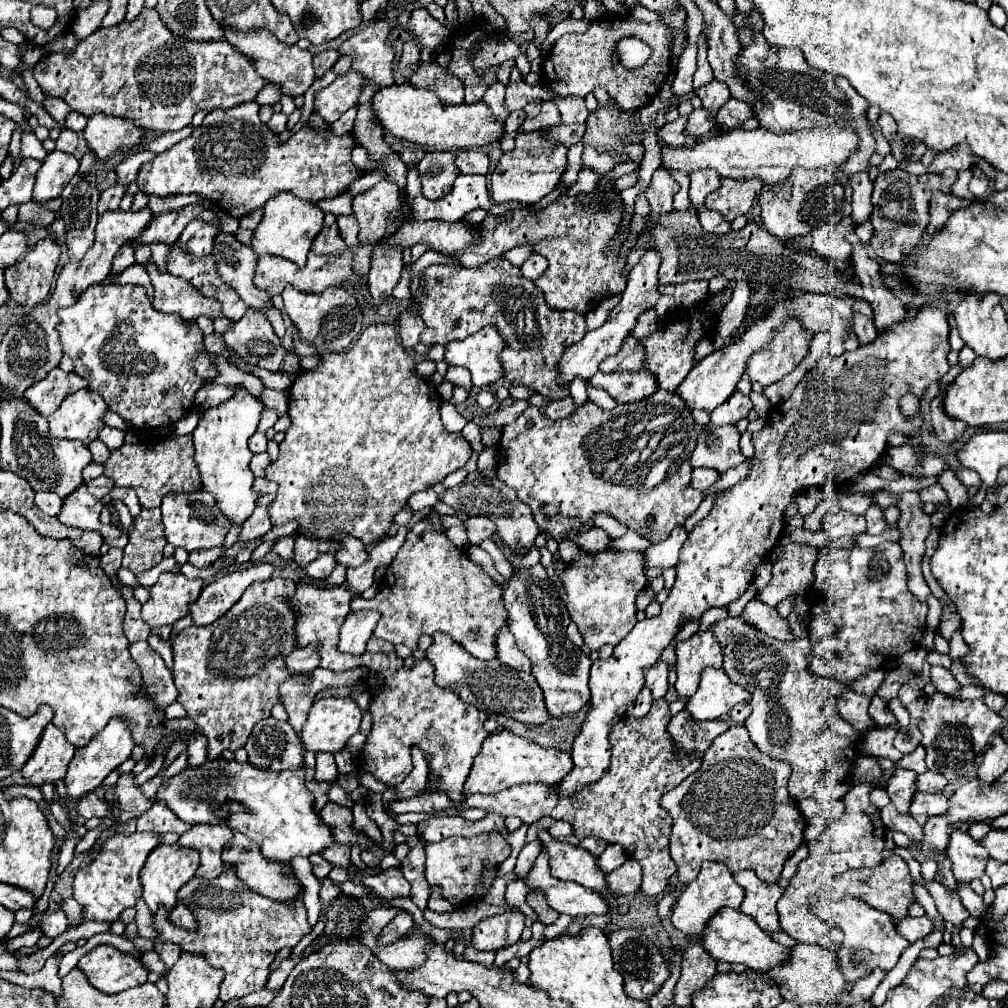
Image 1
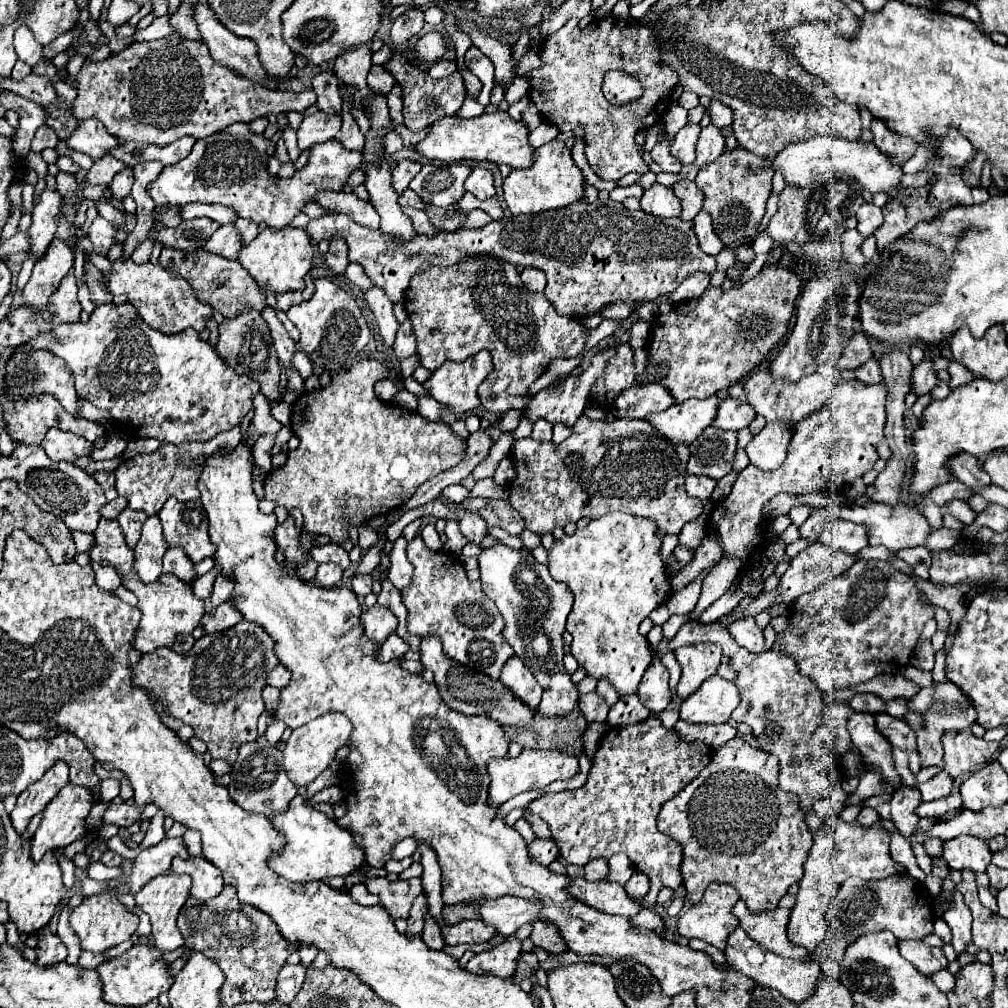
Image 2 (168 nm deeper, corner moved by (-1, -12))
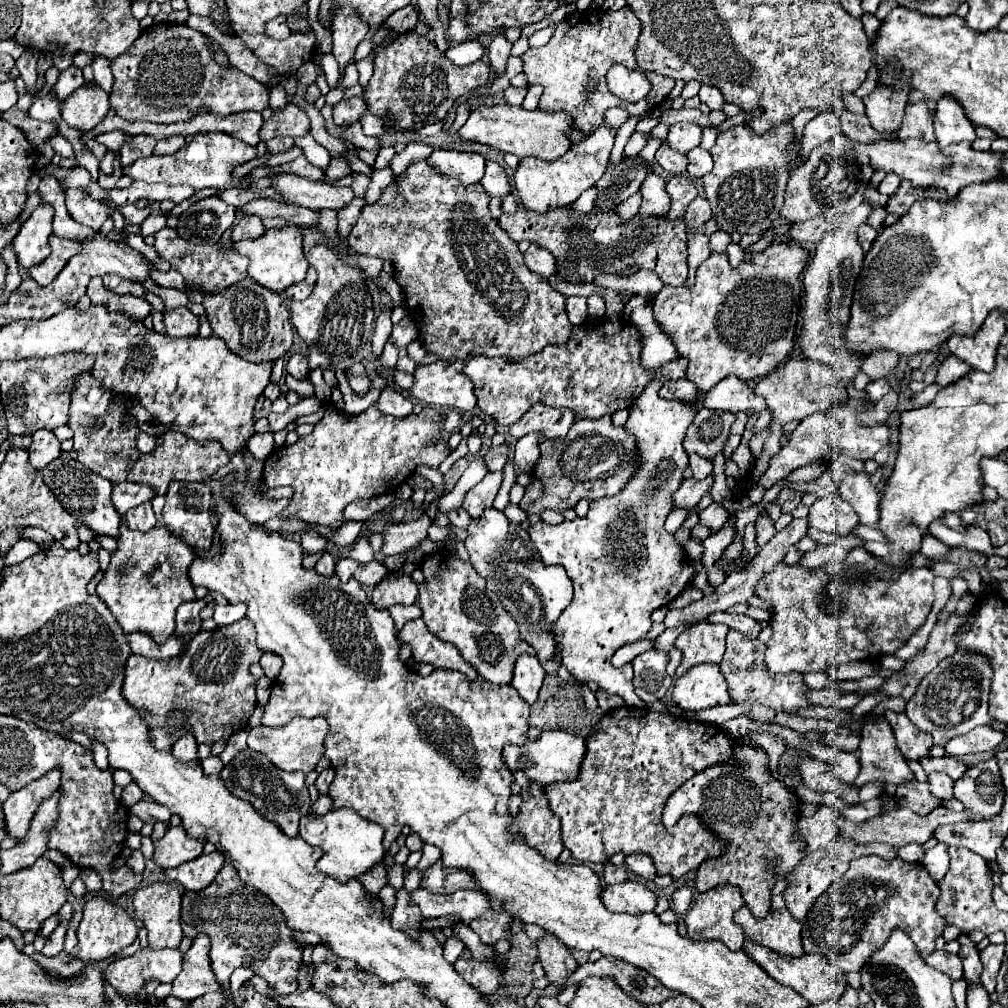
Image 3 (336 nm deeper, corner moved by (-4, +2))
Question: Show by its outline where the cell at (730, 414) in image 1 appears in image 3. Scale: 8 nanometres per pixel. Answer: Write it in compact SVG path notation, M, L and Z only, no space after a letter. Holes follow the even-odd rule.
M726 376L718 382L704 398L704 408L712 410L728 410L728 412L746 412L756 410L762 412L766 408L766 400L756 396L748 382L742 382L736 376Z

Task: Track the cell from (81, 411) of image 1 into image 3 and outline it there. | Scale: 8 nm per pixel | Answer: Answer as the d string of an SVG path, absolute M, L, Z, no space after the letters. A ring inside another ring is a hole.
M40 428L32 434L32 446L30 446L30 464L34 468L44 468L48 462L60 456L62 442L54 436L52 430Z

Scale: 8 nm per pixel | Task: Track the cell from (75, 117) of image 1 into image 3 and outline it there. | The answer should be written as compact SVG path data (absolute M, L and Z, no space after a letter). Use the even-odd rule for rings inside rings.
M70 66L68 70L60 72L58 76L58 82L50 88L50 92L58 98L58 102L62 104L74 90L78 90L80 86L84 84L84 78L82 78L82 70L76 68L76 66Z

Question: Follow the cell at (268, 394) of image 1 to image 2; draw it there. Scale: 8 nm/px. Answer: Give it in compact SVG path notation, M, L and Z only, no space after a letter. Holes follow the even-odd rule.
M241 428L227 430L223 434L217 434L213 440L201 444L201 442L183 442L183 446L171 446L171 444L161 444L157 452L153 454L139 454L127 462L123 462L117 470L117 492L119 496L129 500L129 508L143 510L147 516L153 516L161 510L161 506L167 502L167 498L175 496L179 500L197 500L199 490L197 490L197 480L199 480L199 470L197 464L201 464L205 458L213 456L221 444L223 452L231 452L241 440Z

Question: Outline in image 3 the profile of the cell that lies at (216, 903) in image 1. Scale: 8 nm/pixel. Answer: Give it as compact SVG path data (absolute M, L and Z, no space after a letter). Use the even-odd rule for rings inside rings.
M226 864L220 872L228 872L222 874L222 884L210 884L200 892L184 892L182 896L182 922L194 926L212 940L210 960L220 990L226 992L230 988L230 974L244 966L264 978L278 992L294 992L298 988L296 970L302 962L302 948L292 940L280 908L262 892L242 884L234 866Z

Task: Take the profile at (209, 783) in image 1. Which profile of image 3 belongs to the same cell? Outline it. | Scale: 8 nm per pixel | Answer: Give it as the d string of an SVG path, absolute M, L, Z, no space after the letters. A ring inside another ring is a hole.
M338 808L324 816L314 816L314 812L308 812L300 820L300 836L304 838L306 844L316 846L324 852L322 858L316 862L316 870L344 882L370 870L386 856L386 850L382 846L384 828L378 824L366 822L352 808Z

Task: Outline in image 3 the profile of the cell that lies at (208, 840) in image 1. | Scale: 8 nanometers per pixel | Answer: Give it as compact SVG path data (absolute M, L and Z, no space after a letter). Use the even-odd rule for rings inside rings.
M212 852L212 854L200 854L198 858L180 864L176 868L168 868L166 876L174 882L178 882L180 886L184 886L184 890L202 890L206 886L210 886L216 878L216 874L222 870L224 866L224 856L220 852Z

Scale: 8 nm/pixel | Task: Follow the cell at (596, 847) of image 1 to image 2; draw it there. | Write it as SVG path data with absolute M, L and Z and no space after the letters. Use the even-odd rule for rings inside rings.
M595 858L591 860L587 866L585 866L585 878L589 882L599 882L599 880L605 880L609 874L609 866L607 866L607 860L603 858Z

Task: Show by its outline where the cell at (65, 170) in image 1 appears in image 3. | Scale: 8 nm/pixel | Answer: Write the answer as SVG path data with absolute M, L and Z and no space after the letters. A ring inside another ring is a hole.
M40 204L12 240L16 256L24 268L40 264L50 254L48 236L52 234L52 216L54 208L50 204Z

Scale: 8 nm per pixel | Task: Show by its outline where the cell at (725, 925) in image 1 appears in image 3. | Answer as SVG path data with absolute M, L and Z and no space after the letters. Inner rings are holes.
M744 938L744 948L742 948L754 962L758 962L776 982L782 982L784 986L790 986L794 988L800 996L804 996L810 1004L820 1004L824 1000L830 1000L830 998L836 998L836 996L842 996L842 992L846 990L848 982L846 982L846 972L842 972L838 966L826 962L826 956L820 956L820 954L804 954L804 956L798 956L798 958L792 958L792 956L784 956L784 954L778 954L770 948L764 948L748 938Z

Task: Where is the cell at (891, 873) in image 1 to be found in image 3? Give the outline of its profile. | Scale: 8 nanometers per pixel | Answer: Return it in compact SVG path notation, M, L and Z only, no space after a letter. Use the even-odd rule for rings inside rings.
M862 856L858 860L852 860L848 872L834 880L830 888L816 900L814 908L808 912L806 926L802 928L804 952L824 954L832 964L836 964L844 972L856 972L870 958L870 952L874 952L874 948L880 948L888 940L892 928L900 928L914 940L918 954L928 956L934 950L934 940L942 934L946 926L942 916L936 912L938 896L938 884L918 862L904 862L900 858L886 862L878 856Z

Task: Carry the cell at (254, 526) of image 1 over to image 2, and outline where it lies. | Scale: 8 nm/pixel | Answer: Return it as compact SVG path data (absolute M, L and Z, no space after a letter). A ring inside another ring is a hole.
M219 576L219 578L217 578L217 582L215 582L215 588L213 588L213 594L211 594L210 597L211 602L213 602L213 606L217 607L221 603L225 602L225 600L229 600L231 590L233 590L233 582L231 582L229 578Z

